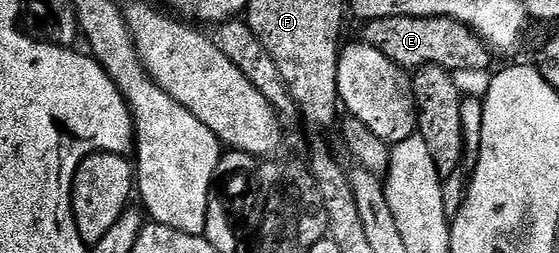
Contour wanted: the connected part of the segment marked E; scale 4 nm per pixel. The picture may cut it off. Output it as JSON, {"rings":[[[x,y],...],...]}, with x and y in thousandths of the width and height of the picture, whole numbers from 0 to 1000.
{"rings":[[[699,63],[660,79],[649,107],[649,170],[683,198],[683,213],[691,213],[698,245],[725,277],[742,277],[775,253],[814,292],[826,277],[882,265],[882,209],[866,154],[848,115],[835,111],[826,87],[803,63]]]}

